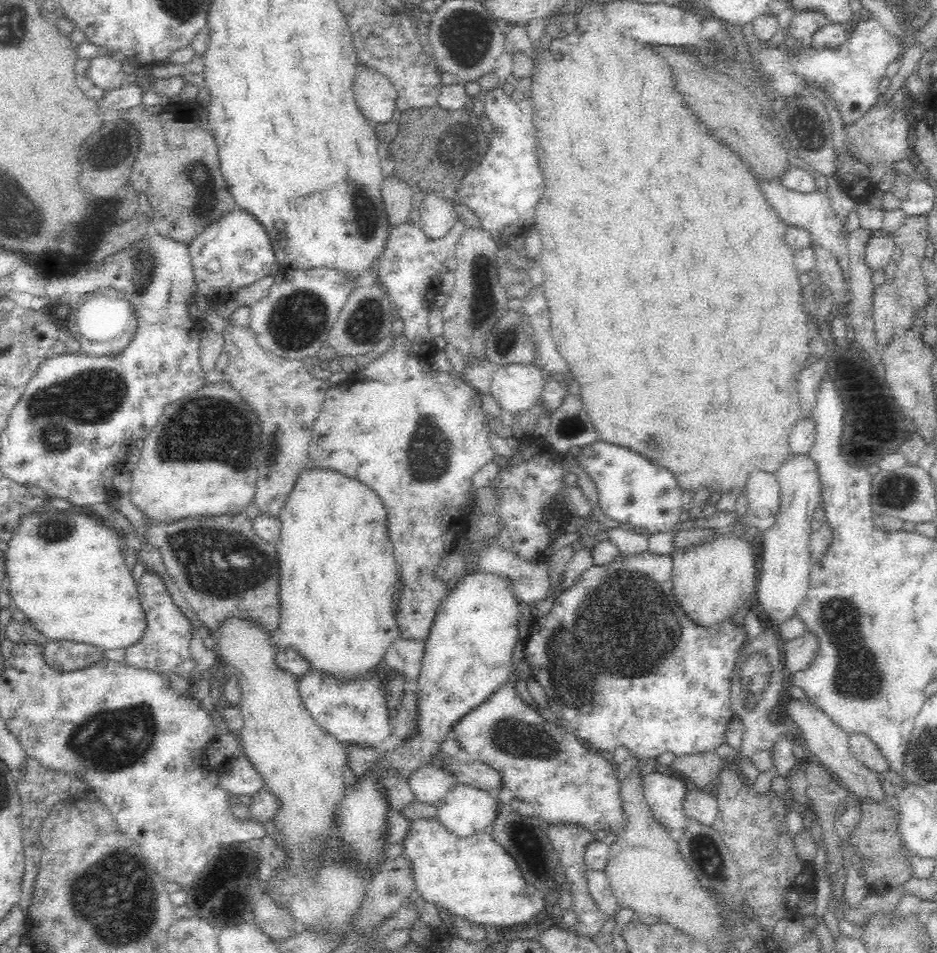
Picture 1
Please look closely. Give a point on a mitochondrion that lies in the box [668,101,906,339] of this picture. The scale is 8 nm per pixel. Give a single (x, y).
(810, 125)

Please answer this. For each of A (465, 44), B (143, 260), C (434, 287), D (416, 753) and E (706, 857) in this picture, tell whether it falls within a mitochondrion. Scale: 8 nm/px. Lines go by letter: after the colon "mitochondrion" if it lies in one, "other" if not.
A: mitochondrion
B: mitochondrion
C: other
D: other
E: mitochondrion

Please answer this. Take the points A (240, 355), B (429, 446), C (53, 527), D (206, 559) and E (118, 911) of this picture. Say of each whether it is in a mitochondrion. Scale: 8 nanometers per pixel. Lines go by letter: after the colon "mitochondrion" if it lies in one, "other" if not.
A: other
B: mitochondrion
C: mitochondrion
D: mitochondrion
E: mitochondrion

